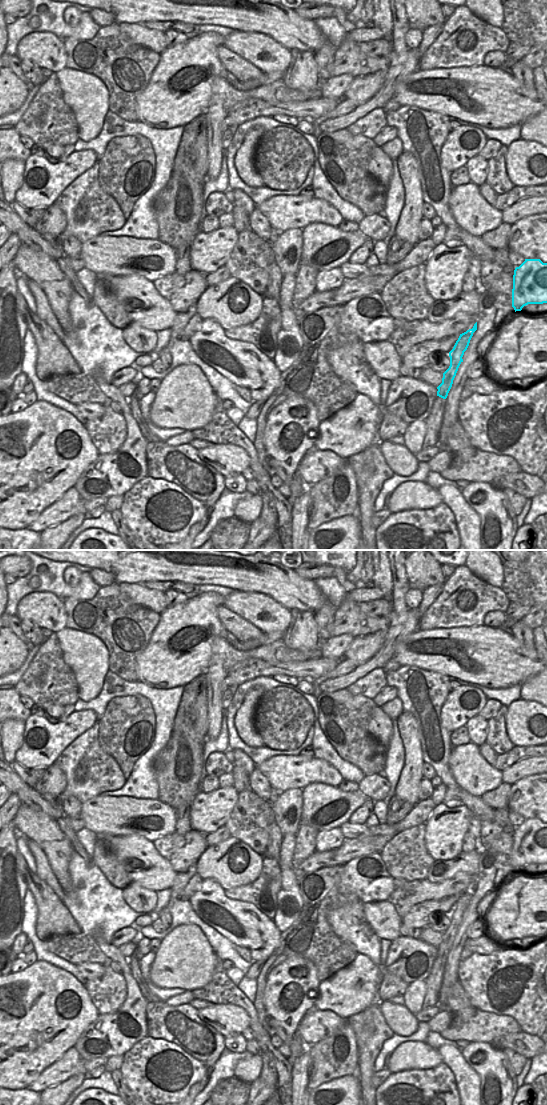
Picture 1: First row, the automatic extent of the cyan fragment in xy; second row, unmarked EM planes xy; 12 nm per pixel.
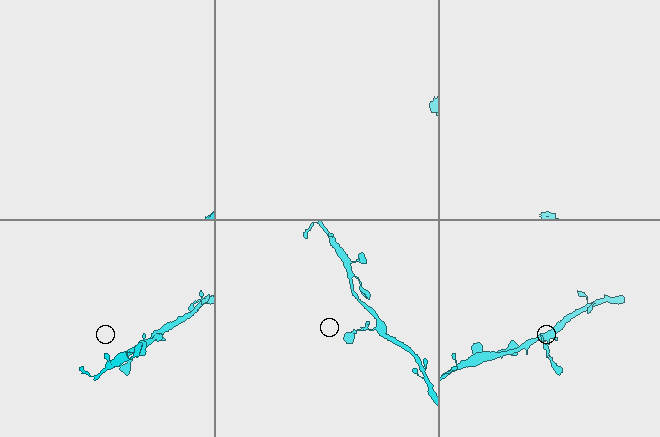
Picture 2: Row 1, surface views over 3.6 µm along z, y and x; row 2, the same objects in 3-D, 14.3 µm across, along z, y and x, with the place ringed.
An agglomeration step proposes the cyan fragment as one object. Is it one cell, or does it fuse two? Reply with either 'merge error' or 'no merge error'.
merge error

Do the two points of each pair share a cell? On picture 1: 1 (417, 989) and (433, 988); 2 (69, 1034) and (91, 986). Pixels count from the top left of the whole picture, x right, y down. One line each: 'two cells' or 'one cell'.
1: two cells
2: two cells

